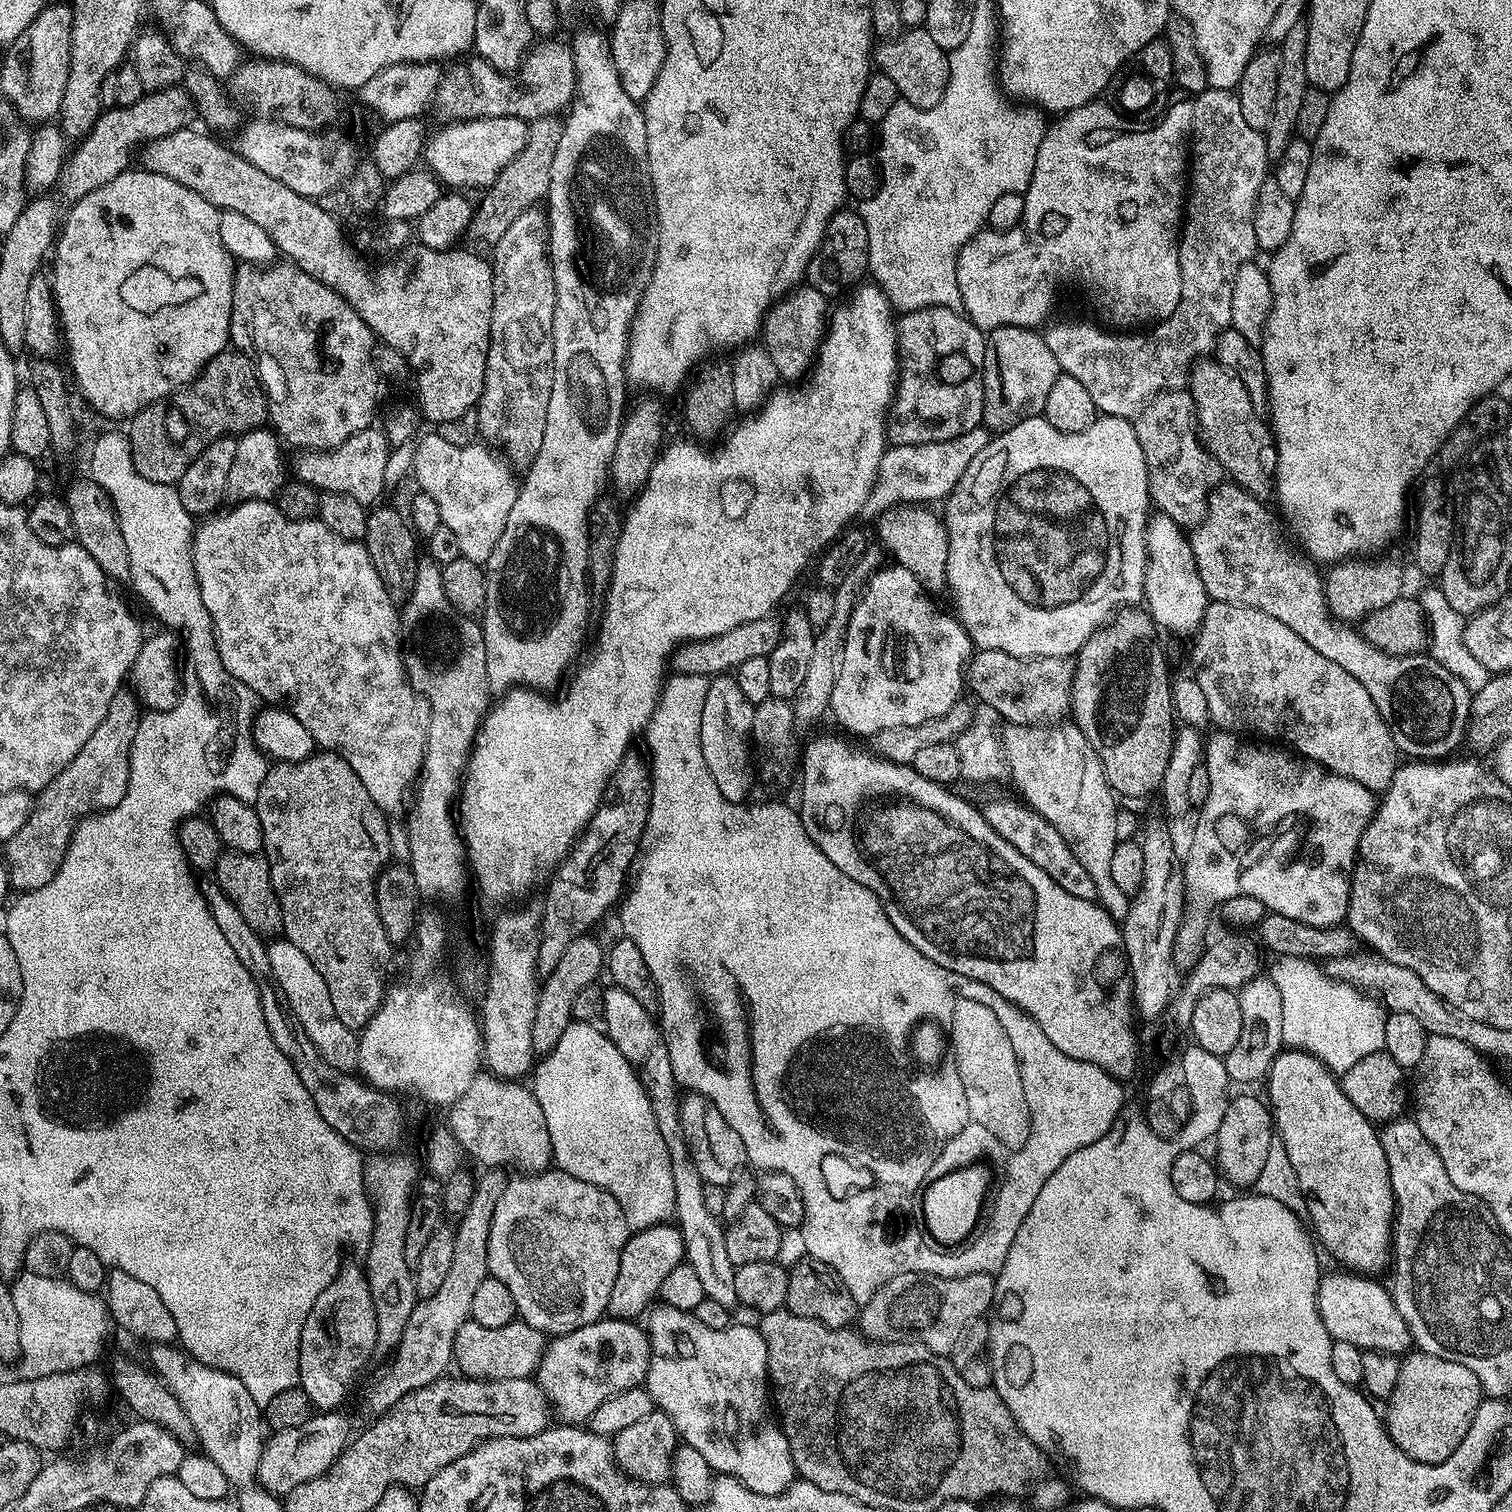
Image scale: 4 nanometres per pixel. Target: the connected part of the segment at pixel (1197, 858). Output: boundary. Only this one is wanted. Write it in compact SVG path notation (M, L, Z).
M1216 730L1212 737L1206 740L1206 763L1210 774L1210 794L1206 802L1198 810L1198 830L1194 830L1194 842L1190 846L1188 855L1182 860L1182 875L1184 877L1184 913L1178 926L1178 934L1174 934L1174 962L1177 969L1192 969L1203 955L1208 936L1208 915L1215 913L1226 898L1235 896L1249 896L1263 902L1268 912L1286 914L1286 918L1294 918L1303 924L1329 928L1341 923L1348 915L1348 899L1352 889L1352 869L1356 866L1356 858L1360 851L1360 839L1378 807L1378 800L1374 793L1358 781L1340 772L1332 772L1324 768L1316 760L1309 760L1295 751L1284 746L1277 746L1272 742L1255 744L1252 740L1243 740L1243 735L1232 730Z

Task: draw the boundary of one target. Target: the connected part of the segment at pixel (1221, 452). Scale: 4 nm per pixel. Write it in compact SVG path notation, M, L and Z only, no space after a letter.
M1215 358L1198 360L1191 365L1192 377L1188 380L1186 391L1194 405L1194 424L1199 439L1207 452L1219 462L1221 469L1227 475L1229 472L1232 475L1229 477L1245 492L1261 494L1267 488L1269 491L1274 476L1274 441L1269 425L1260 421L1257 405L1242 378L1235 376Z

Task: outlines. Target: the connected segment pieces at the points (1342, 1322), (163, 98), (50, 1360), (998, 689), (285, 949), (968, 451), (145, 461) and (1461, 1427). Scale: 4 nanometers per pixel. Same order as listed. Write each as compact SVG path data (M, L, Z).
M1339 1271L1329 1276L1328 1273L1321 1275L1316 1290L1318 1314L1322 1318L1322 1326L1326 1326L1332 1339L1350 1342L1350 1346L1358 1346L1362 1350L1407 1353L1413 1347L1412 1335L1402 1314L1398 1314L1398 1306L1392 1301L1391 1291L1367 1275Z
M180 86L166 92L145 94L129 108L115 107L101 111L91 134L79 141L77 148L80 149L73 156L71 153L63 165L63 191L71 192L73 197L79 198L86 192L94 191L98 186L106 186L106 182L114 179L125 167L124 159L132 147L166 134L174 134L189 123L188 115L191 112L194 112L192 97Z
M21 1271L10 1287L14 1298L14 1310L18 1310L18 1322L22 1326L22 1364L28 1367L27 1375L49 1376L59 1372L69 1372L75 1368L86 1368L97 1363L96 1359L104 1352L108 1340L110 1317L108 1305L103 1295L83 1292L78 1286L69 1284L67 1279L41 1278L38 1274Z
M985 648L971 653L972 661L966 664L966 688L973 692L988 708L993 708L1002 720L1014 724L1029 724L1043 721L1051 712L1060 712L1069 707L1072 688L1071 659L1034 658L1023 660L1014 654L1002 654L1002 650Z
M276 938L268 944L268 957L272 971L272 983L282 997L282 1003L288 1009L306 1038L314 1046L320 1057L330 1067L339 1072L355 1073L360 1066L360 1042L357 1033L342 1023L342 1018L334 1011L334 1002L330 999L330 990L322 979L322 974L314 970L314 962L291 944L287 938Z
M977 425L974 430L942 442L896 444L887 447L880 459L880 468L884 474L875 473L866 496L855 500L851 513L872 516L900 502L943 501L952 492L966 466L988 445L989 439L989 431Z
M225 350L217 354L205 366L203 372L191 384L171 392L152 404L147 404L142 411L131 417L129 428L126 428L128 445L132 447L132 461L134 470L142 474L142 478L150 478L150 482L177 485L186 474L186 466L210 446L210 442L225 438L239 438L246 432L253 432L256 428L265 427L269 419L268 395L260 384L260 377L256 375L256 366L251 355L243 356L240 352Z
M1411 1351L1401 1361L1397 1385L1386 1401L1385 1428L1395 1445L1423 1464L1440 1464L1461 1445L1483 1399L1477 1375L1458 1362Z

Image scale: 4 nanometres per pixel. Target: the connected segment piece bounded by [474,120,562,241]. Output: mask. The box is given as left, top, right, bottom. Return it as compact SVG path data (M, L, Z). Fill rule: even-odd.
M533 120L529 123L526 146L522 146L522 154L518 154L518 158L510 166L503 168L497 174L496 180L487 189L488 194L483 198L480 206L477 205L474 214L474 232L476 228L478 235L492 236L493 241L498 241L502 238L502 234L506 234L510 222L518 218L518 214L540 202L536 200L543 201L549 195L550 166L554 162L558 142L562 142L562 134L552 132L550 122Z

